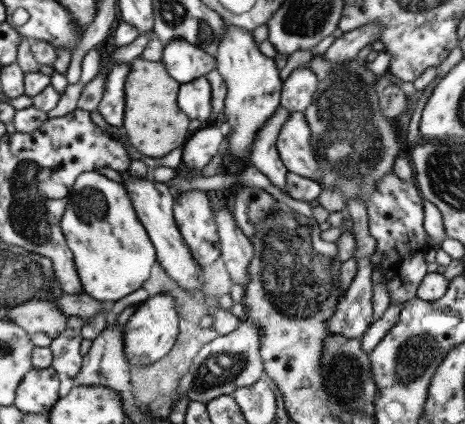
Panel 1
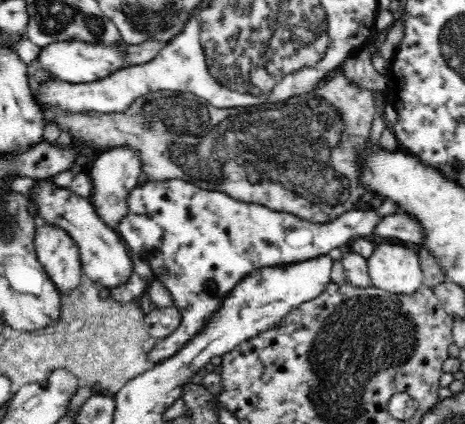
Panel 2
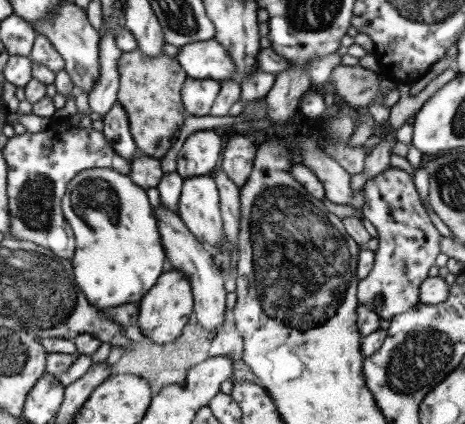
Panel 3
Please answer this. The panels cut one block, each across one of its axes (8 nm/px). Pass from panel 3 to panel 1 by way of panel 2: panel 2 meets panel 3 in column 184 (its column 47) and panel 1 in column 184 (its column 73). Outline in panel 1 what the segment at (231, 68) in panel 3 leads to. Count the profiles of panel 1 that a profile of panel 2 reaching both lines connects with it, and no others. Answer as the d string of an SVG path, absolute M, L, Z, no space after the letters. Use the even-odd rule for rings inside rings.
M183 39L169 40L163 44L159 61L179 84L188 83L215 69L215 59L209 53Z

